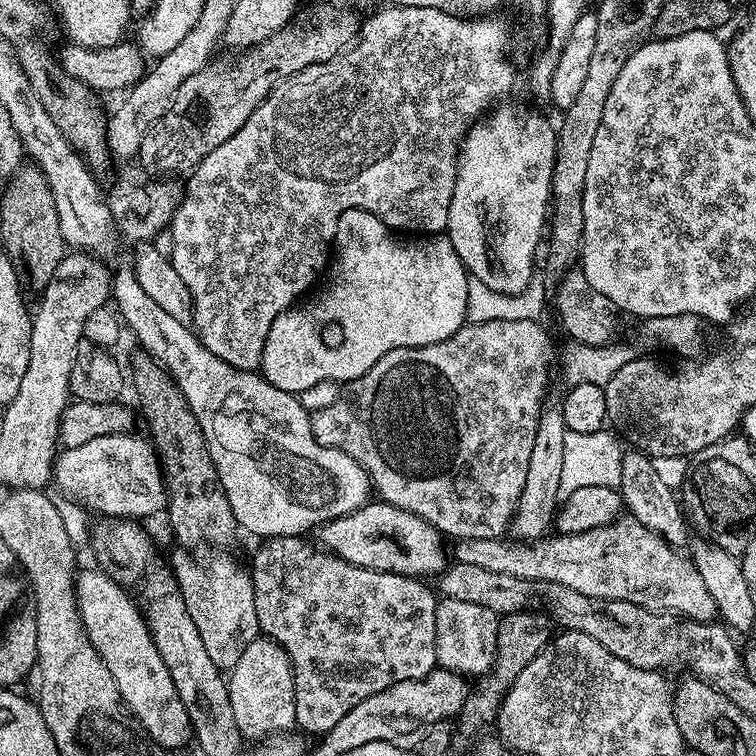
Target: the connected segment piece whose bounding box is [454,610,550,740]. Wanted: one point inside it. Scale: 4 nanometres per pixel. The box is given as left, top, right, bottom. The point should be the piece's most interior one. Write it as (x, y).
(520, 636)

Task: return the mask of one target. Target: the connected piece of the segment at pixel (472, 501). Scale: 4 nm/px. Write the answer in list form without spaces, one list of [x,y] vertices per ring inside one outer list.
[[[499,320],[481,324],[465,323],[450,338],[434,342],[430,346],[390,350],[366,374],[347,381],[346,387],[332,405],[311,413],[312,433],[318,442],[331,448],[340,448],[368,471],[375,495],[385,504],[393,504],[410,514],[418,514],[430,526],[453,541],[501,539],[509,531],[512,516],[516,513],[518,498],[522,498],[522,486],[526,482],[526,466],[530,466],[530,450],[534,450],[534,434],[538,430],[538,418],[546,407],[544,391],[548,388],[548,359],[552,356],[552,340],[546,329],[536,320]]]

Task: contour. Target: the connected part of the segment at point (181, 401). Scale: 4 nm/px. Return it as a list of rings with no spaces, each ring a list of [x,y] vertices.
[[[136,350],[132,356],[130,384],[131,387],[132,384],[136,387],[136,392],[140,395],[140,408],[148,423],[147,435],[156,449],[166,481],[166,517],[168,516],[168,524],[180,543],[177,545],[184,550],[199,549],[196,548],[199,544],[228,546],[224,544],[230,543],[238,533],[234,510],[230,510],[226,490],[222,490],[222,482],[210,458],[202,426],[198,426],[198,418],[194,418],[182,390],[178,390],[171,374],[143,350]]]

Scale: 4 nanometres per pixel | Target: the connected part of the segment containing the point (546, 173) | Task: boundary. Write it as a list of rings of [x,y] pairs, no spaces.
[[[508,103],[493,107],[490,114],[477,120],[460,144],[460,161],[456,164],[456,185],[454,198],[450,198],[446,235],[471,279],[486,282],[490,290],[516,296],[534,279],[532,263],[536,260],[536,247],[539,244],[541,247],[546,236],[546,221],[550,216],[552,199],[552,171],[556,161],[557,129],[546,117],[520,104]]]

